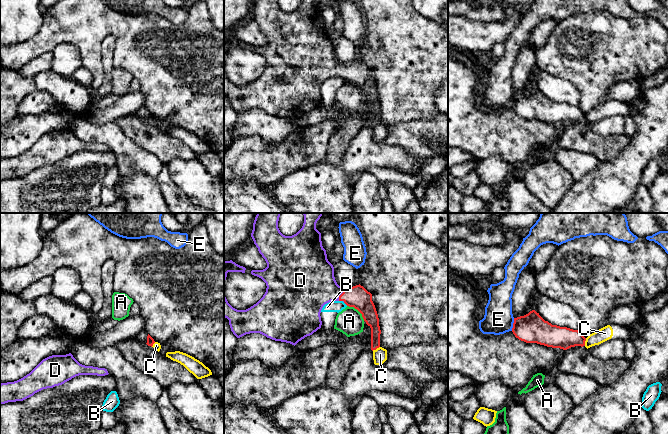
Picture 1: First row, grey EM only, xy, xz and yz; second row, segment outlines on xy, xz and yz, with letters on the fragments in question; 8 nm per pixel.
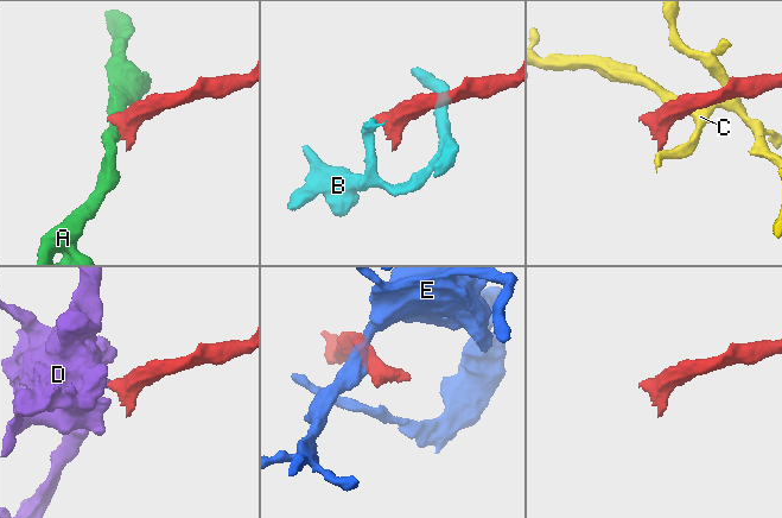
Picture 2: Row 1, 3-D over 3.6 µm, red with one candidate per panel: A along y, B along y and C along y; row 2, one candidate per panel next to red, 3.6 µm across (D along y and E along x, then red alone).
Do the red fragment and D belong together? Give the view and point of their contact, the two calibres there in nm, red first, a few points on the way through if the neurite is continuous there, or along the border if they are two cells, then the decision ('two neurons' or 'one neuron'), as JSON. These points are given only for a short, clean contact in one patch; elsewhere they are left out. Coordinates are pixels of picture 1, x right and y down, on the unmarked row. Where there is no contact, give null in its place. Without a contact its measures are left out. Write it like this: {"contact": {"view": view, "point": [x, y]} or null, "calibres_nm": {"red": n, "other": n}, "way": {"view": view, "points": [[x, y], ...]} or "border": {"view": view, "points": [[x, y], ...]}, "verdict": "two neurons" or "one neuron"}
{"contact": {"view": "xz", "point": [341, 70]}, "calibres_nm": {"red": 180, "other": 380}, "way": {"view": "xz", "points": [[357, 72], [341, 70], [312, 60]]}, "verdict": "one neuron"}

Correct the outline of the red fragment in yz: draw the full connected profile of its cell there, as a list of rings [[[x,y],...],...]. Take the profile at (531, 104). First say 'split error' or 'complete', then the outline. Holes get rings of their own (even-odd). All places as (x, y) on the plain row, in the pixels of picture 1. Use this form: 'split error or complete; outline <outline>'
complete; outline [[[535,86],[514,94],[512,108],[516,114],[526,119],[537,119],[563,126],[575,122],[583,123],[586,117],[578,106],[552,101]]]

